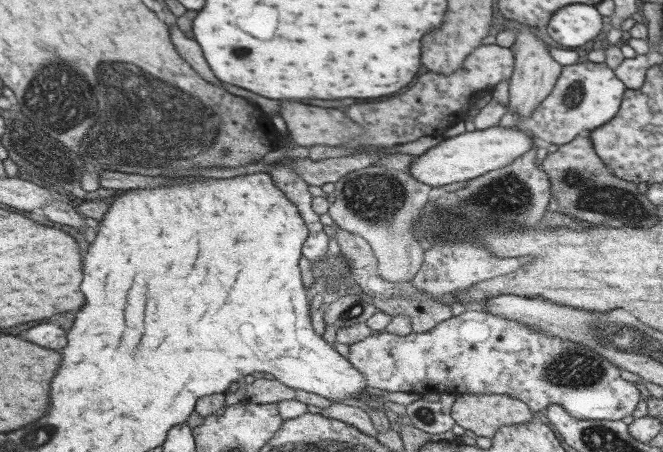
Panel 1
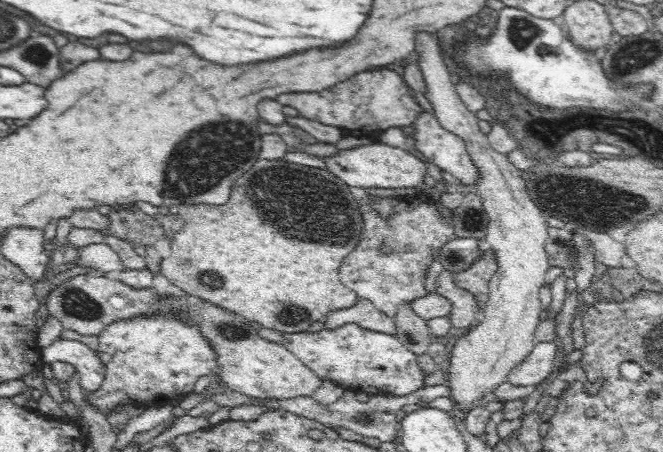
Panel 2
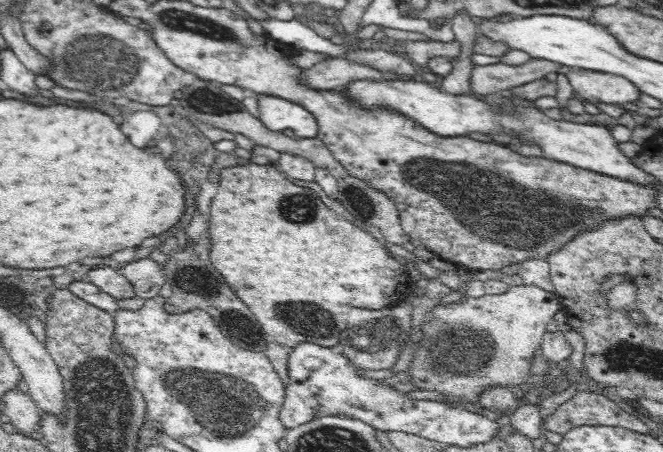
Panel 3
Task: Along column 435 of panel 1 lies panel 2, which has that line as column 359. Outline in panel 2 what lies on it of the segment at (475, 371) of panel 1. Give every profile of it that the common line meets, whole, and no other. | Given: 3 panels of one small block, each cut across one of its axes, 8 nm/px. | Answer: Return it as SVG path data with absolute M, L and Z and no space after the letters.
M356 324L319 332L283 333L280 344L293 352L310 370L355 393L406 396L424 388L424 373L415 355L396 335L362 329Z

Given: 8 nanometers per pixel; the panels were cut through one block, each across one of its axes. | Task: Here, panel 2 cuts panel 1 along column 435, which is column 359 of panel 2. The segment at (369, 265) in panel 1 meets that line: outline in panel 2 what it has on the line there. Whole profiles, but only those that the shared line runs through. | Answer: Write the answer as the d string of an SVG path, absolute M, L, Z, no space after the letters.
M359 298L350 308L330 312L326 318L328 330L350 323L362 326L362 329L390 333L392 336L398 334L399 330L394 316L386 315L374 303L364 298Z

